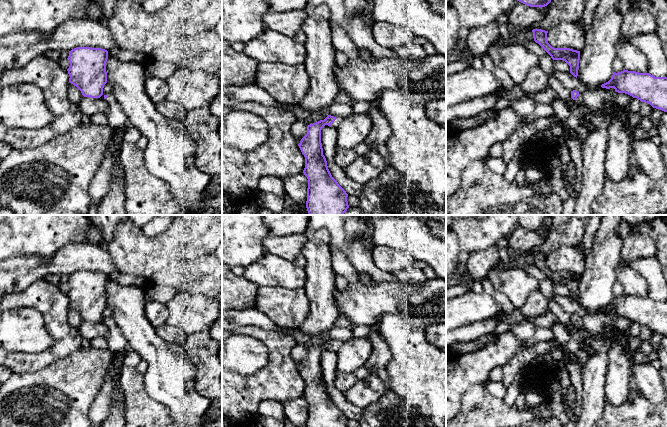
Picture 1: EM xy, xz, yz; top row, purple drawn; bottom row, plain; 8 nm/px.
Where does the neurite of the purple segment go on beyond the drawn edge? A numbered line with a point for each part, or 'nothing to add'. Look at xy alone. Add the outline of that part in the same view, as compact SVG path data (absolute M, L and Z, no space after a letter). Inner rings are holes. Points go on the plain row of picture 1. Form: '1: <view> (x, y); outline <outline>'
1: xy (116, 342); outline M109 318L106 324L109 330L108 335L106 336L107 349L116 354L127 348L127 341L122 336L115 320Z

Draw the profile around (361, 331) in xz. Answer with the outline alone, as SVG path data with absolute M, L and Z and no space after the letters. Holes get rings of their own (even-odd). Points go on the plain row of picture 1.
M368 325L355 326L353 328L353 337L364 338L370 333L372 327Z

